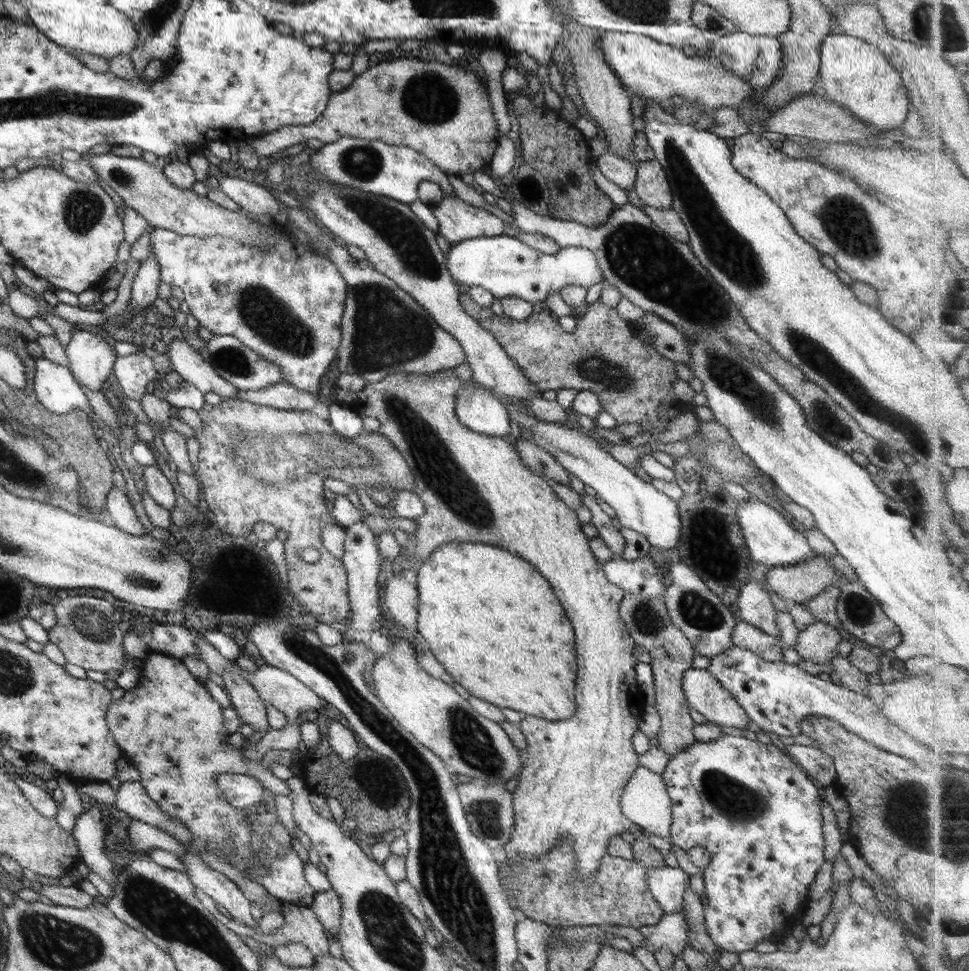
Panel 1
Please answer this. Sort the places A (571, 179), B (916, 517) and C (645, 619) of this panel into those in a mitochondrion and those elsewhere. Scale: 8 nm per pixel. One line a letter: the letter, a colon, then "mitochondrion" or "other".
A: other
B: other
C: mitochondrion

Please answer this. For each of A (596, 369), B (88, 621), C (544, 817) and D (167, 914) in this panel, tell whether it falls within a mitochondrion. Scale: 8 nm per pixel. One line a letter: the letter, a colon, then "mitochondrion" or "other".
A: mitochondrion
B: mitochondrion
C: other
D: mitochondrion

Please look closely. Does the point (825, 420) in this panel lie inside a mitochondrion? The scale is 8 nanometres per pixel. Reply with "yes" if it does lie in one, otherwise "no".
yes

